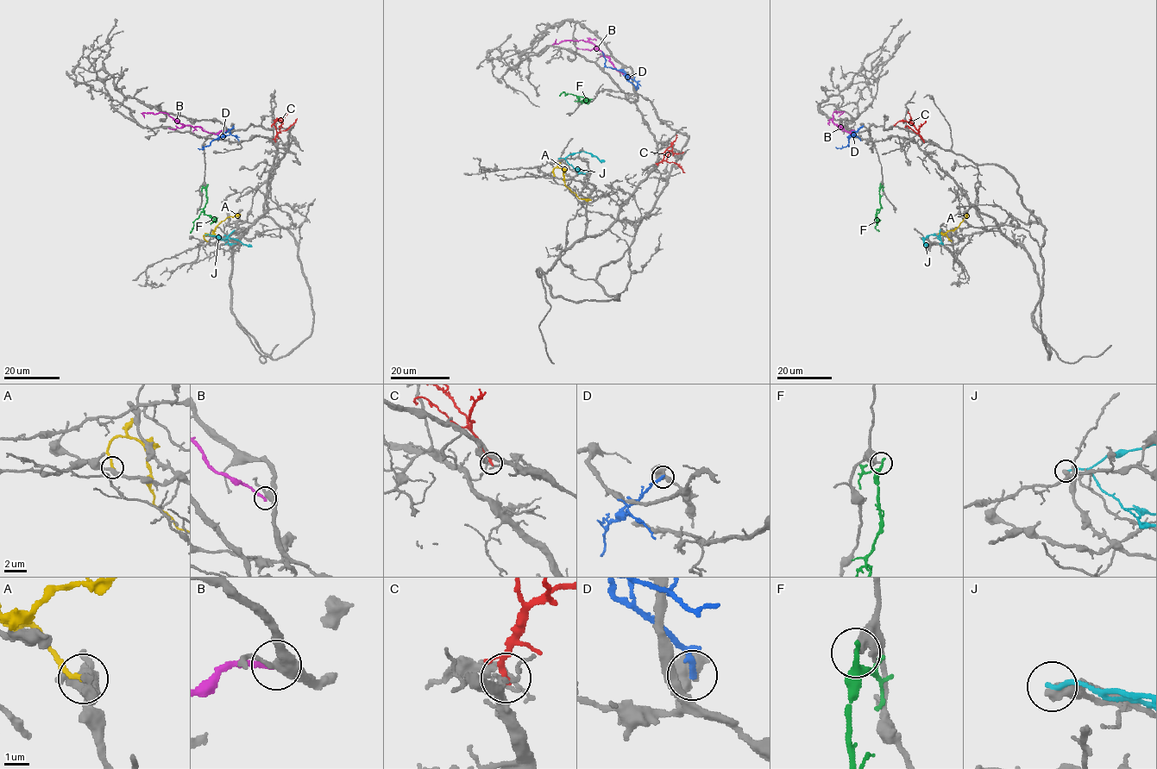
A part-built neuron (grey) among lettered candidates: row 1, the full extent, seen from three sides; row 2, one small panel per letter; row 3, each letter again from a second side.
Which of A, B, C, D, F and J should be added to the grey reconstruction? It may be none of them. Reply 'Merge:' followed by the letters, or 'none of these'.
Merge: none of these

